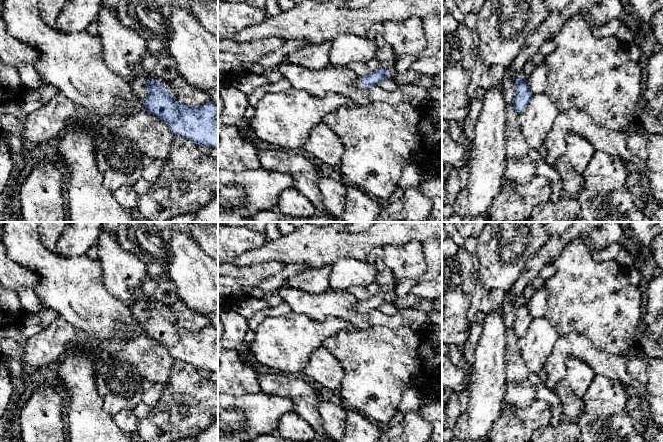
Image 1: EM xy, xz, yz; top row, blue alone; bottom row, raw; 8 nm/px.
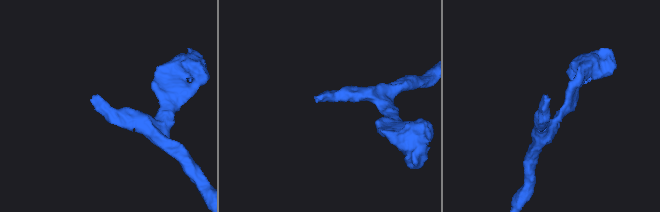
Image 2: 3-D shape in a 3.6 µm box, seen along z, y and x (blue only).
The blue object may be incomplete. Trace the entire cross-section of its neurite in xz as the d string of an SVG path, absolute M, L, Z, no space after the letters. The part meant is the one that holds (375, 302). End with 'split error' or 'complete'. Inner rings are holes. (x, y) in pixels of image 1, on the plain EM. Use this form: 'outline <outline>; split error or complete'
outline M380 293L370 299L357 301L356 310L358 312L368 313L372 310L378 309L382 304L384 304L389 299L391 299L391 296L384 293Z; split error

